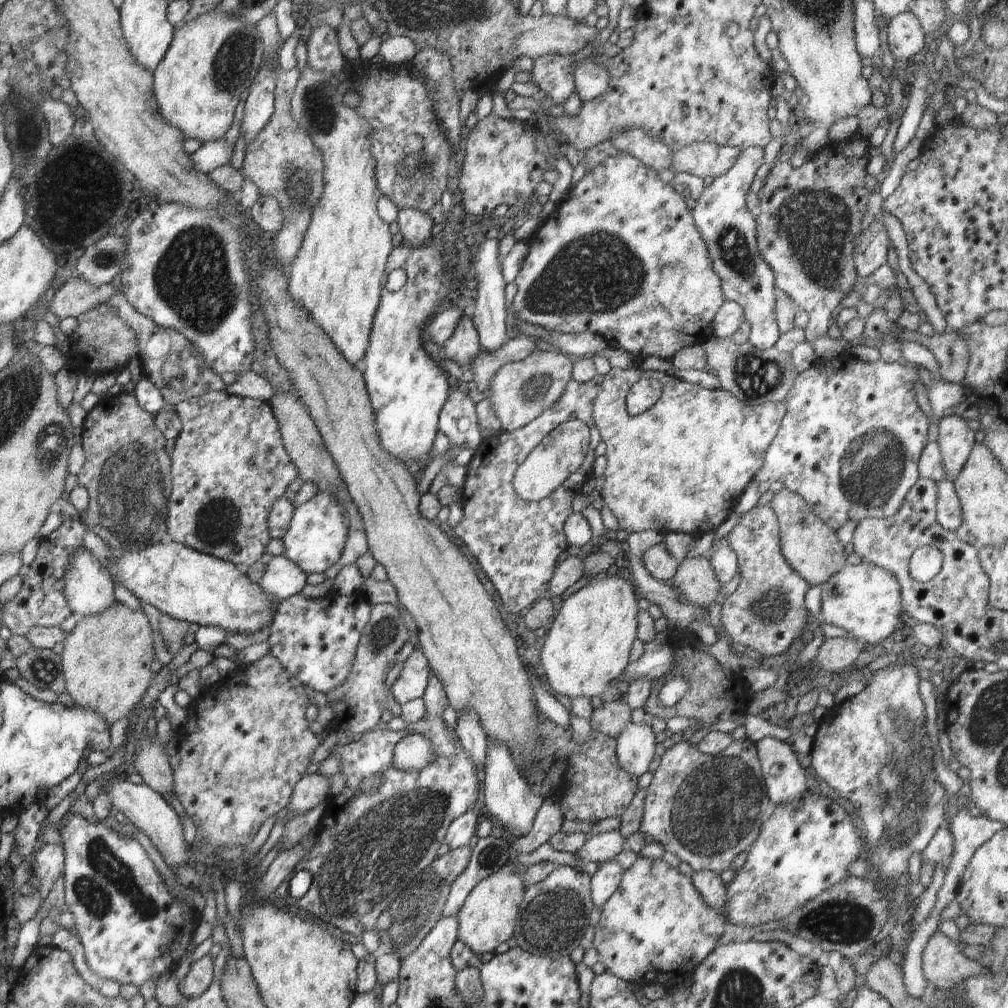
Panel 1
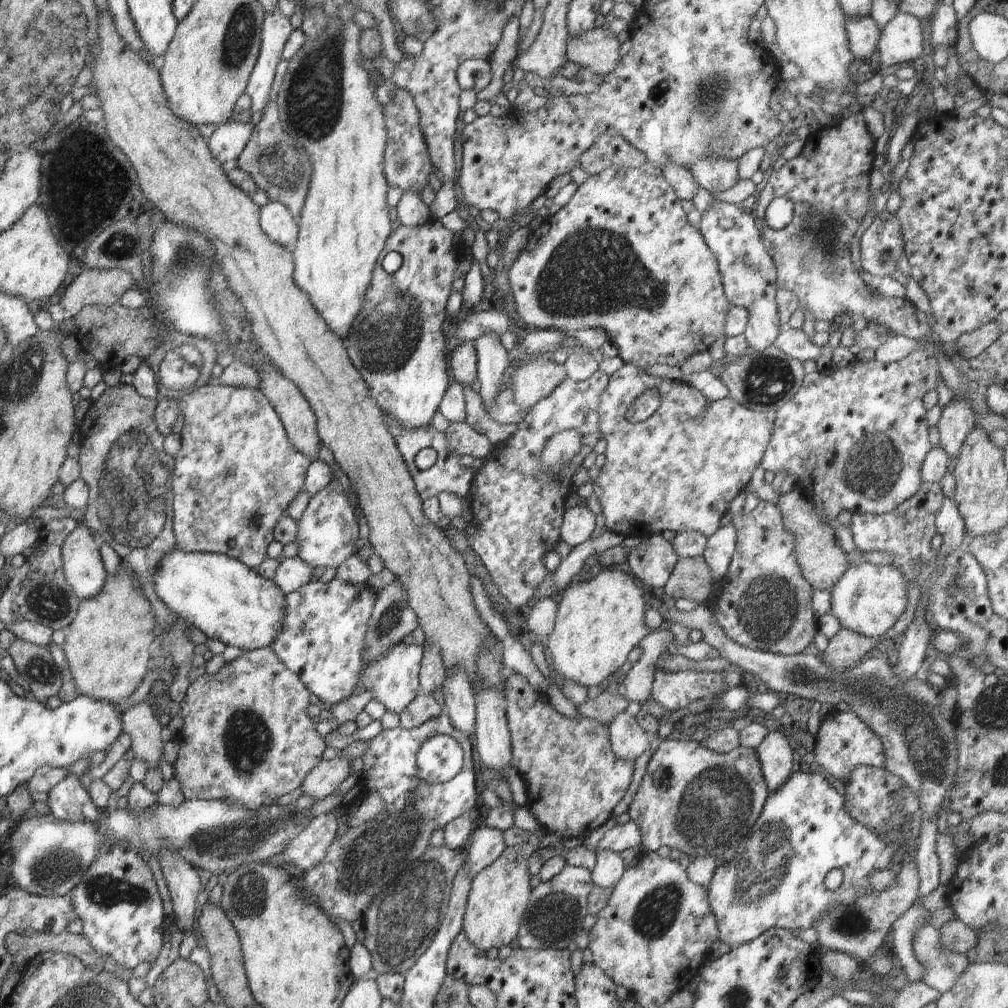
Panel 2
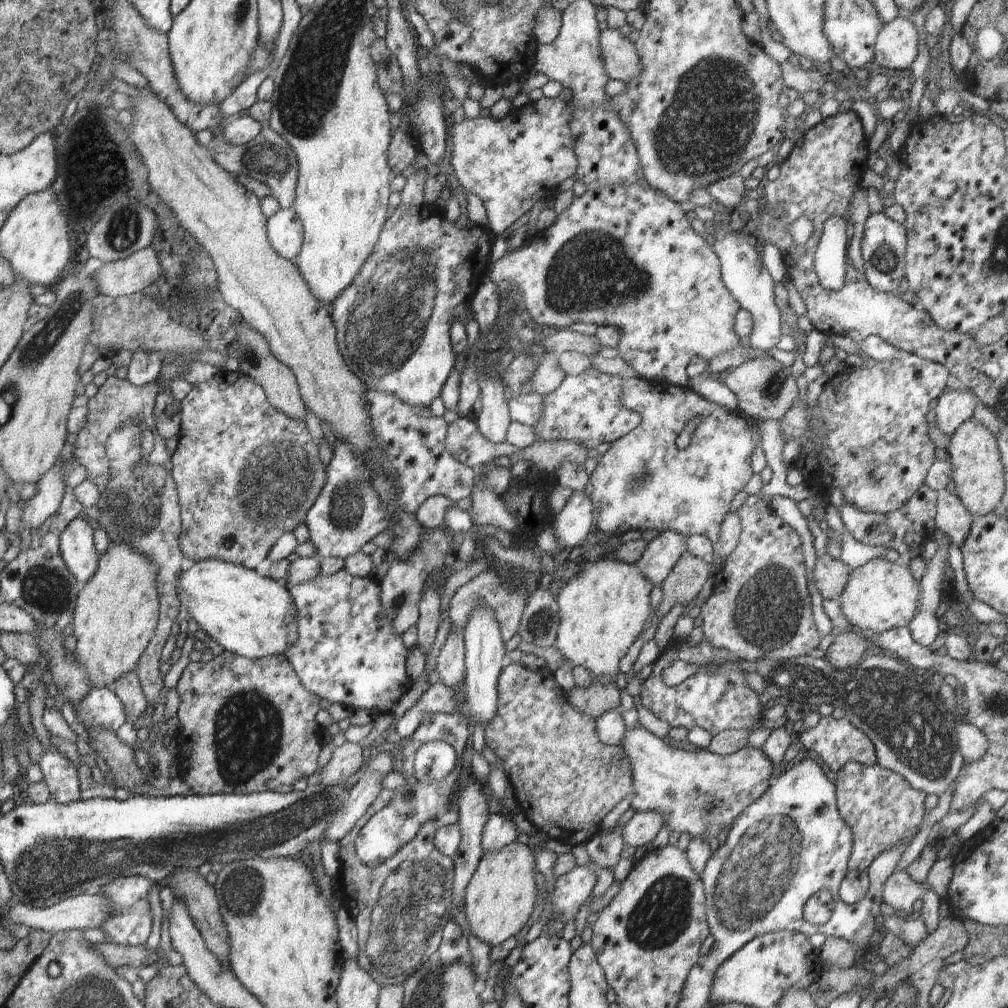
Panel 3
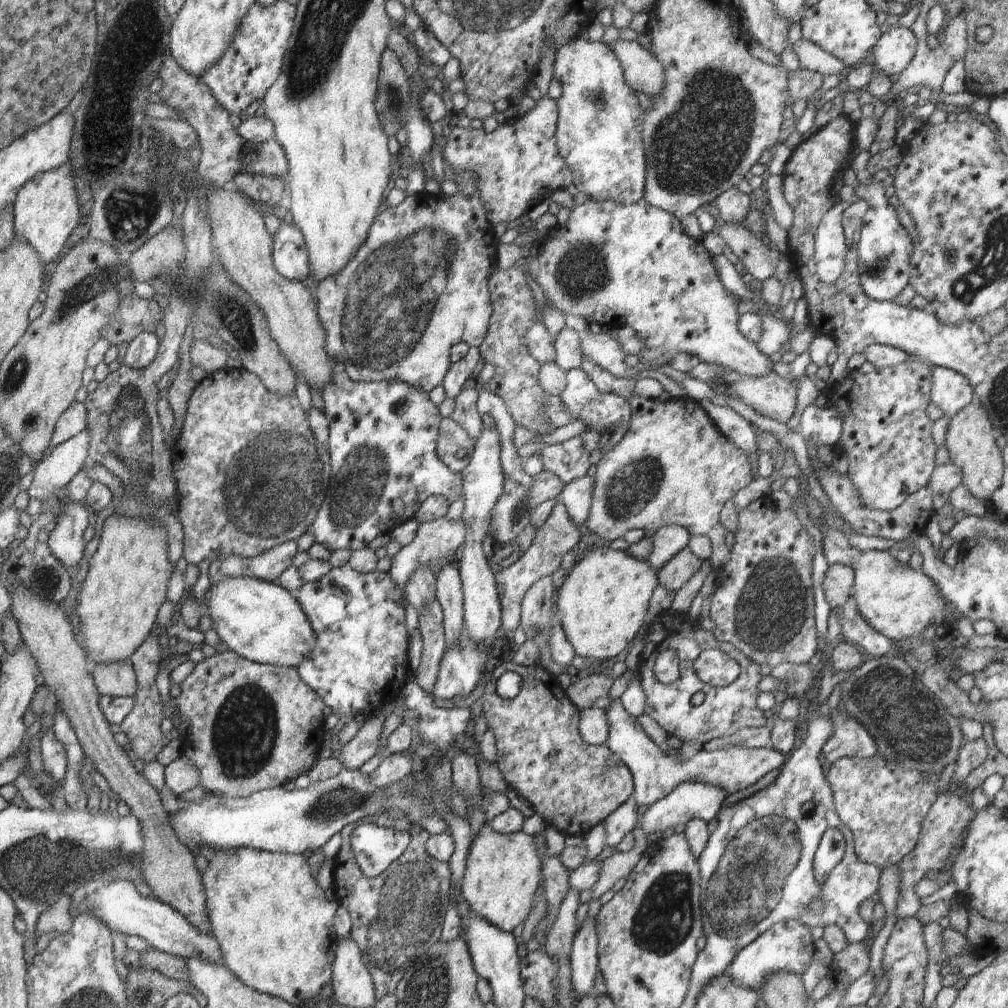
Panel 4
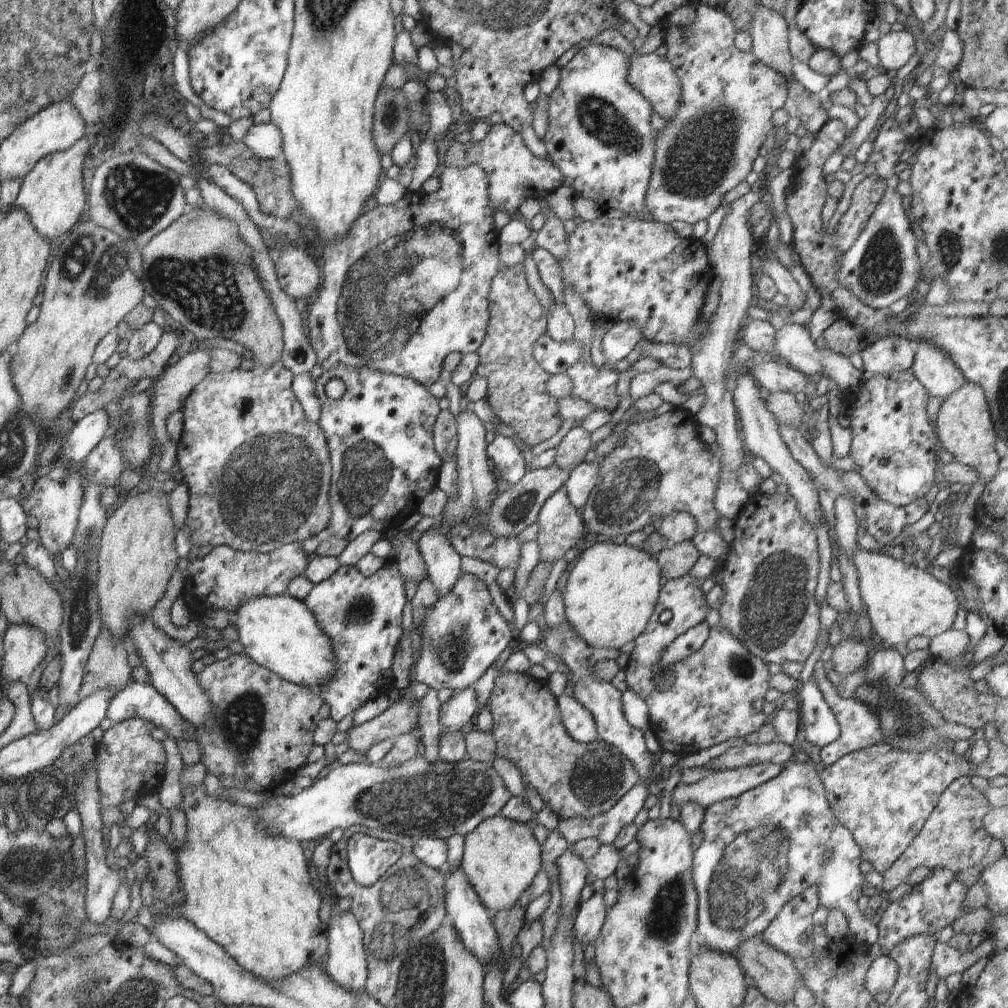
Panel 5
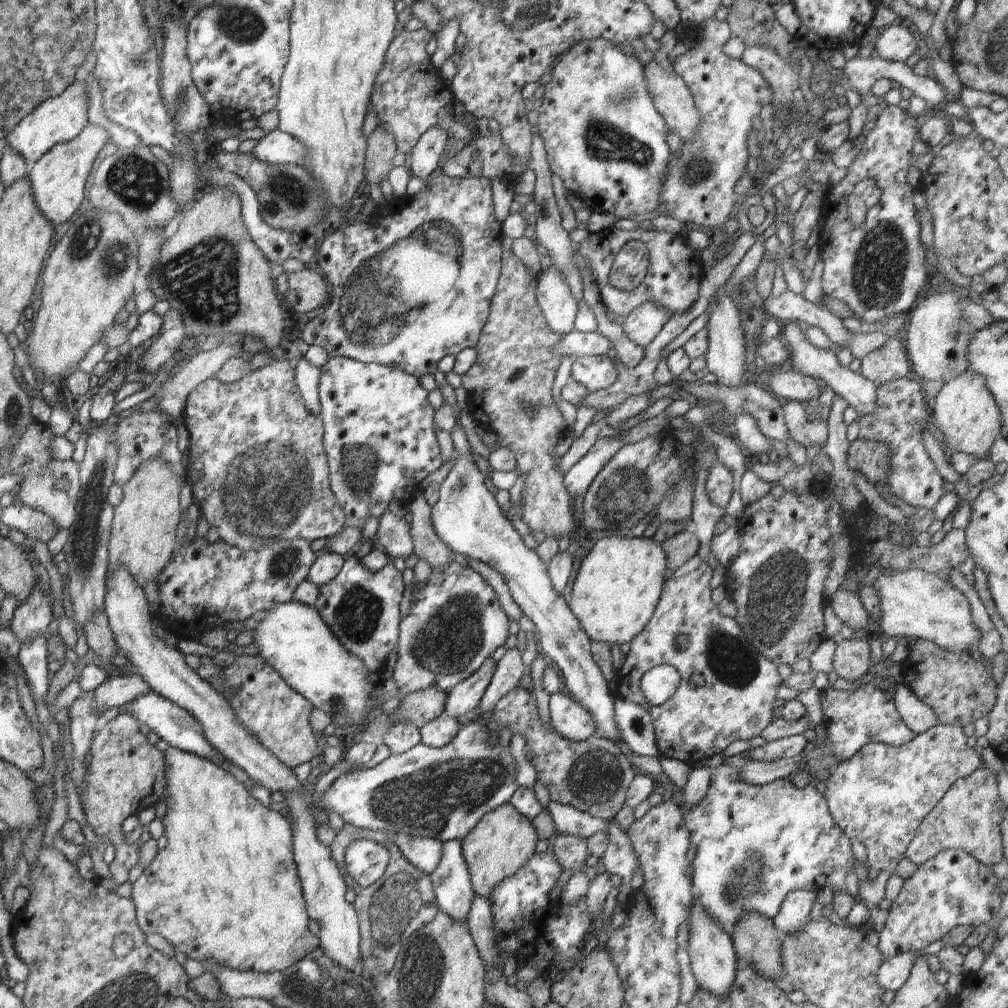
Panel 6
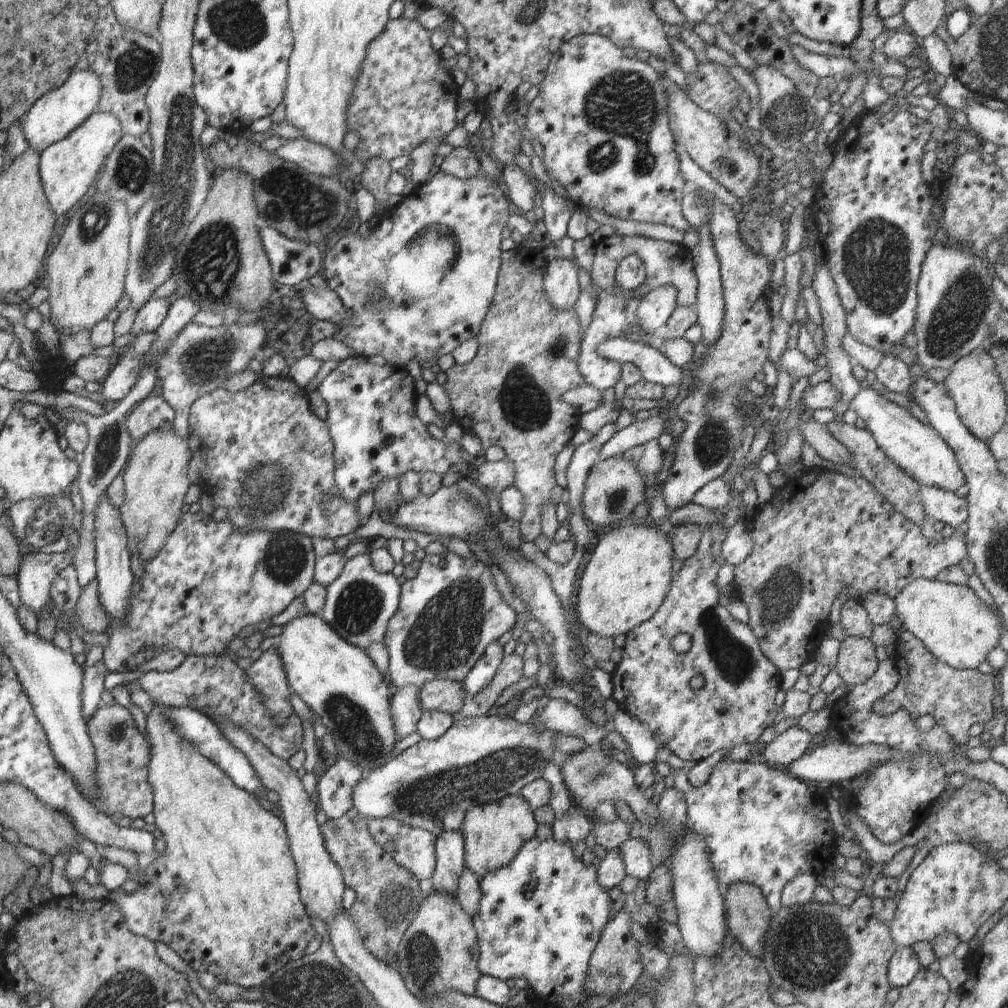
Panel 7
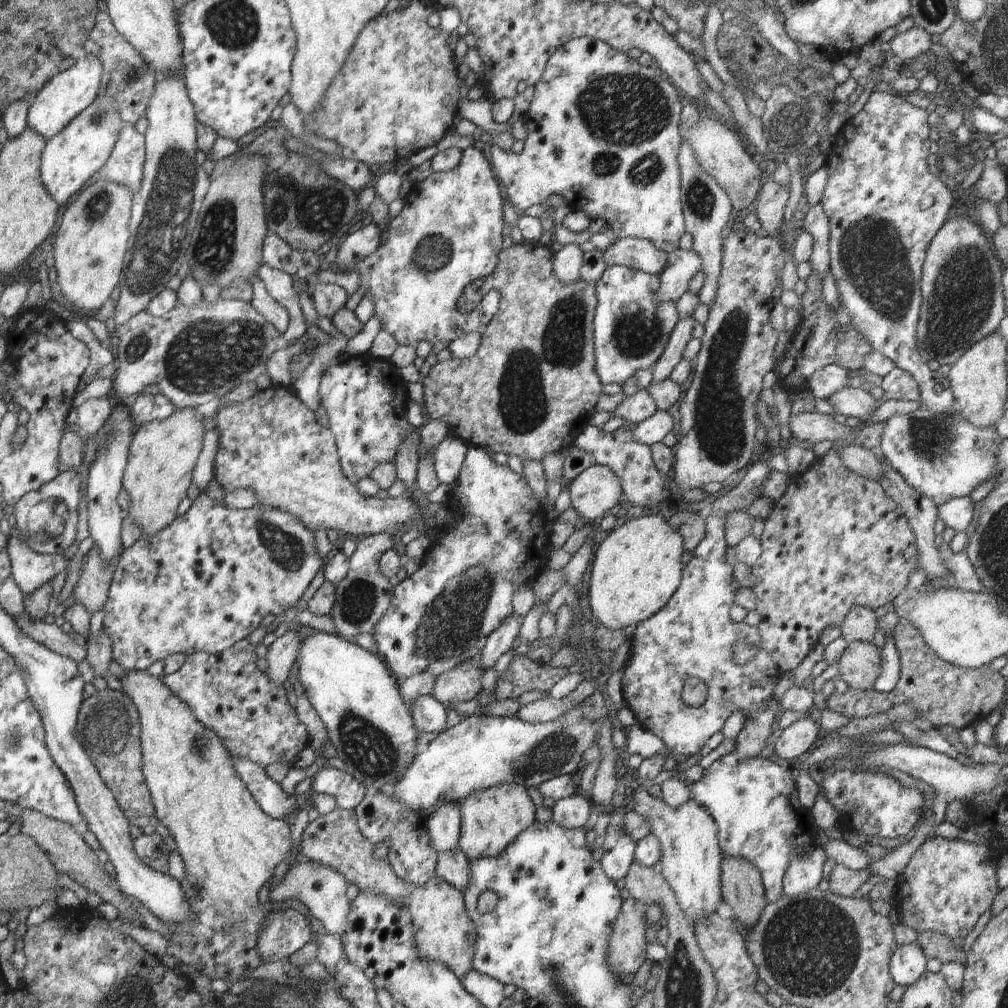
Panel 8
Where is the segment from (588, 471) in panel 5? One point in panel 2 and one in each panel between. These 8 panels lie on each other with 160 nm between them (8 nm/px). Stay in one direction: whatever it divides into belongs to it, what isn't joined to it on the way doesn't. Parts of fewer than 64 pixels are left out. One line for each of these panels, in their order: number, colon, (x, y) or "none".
2: (578, 523)
3: (572, 524)
4: (576, 496)

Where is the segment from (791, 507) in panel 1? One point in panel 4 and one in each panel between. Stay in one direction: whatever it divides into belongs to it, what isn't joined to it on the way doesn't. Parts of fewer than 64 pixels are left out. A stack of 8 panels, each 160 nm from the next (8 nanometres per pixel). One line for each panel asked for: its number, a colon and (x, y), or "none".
2: (822, 562)
3: (831, 575)
4: (838, 580)

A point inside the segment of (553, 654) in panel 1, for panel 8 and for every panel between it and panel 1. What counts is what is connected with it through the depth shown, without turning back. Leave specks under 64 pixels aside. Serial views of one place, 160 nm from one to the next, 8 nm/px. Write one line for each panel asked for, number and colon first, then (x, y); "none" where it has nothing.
2: (599, 621)
3: (602, 610)
4: (603, 604)
5: (611, 592)
6: (617, 589)
7: (628, 577)
8: (636, 570)

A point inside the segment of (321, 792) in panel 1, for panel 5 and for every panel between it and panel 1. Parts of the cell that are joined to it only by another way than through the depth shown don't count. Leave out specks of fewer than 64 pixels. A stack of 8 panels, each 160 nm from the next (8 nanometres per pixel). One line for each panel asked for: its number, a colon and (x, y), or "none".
2: (324, 779)
3: (347, 759)
4: (365, 744)
5: (400, 718)

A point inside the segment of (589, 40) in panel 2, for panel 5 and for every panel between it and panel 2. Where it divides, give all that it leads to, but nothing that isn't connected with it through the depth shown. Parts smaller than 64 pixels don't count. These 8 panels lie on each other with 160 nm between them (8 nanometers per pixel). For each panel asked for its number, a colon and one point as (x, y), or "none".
3: (621, 61)
4: (642, 72)
5: (653, 76)

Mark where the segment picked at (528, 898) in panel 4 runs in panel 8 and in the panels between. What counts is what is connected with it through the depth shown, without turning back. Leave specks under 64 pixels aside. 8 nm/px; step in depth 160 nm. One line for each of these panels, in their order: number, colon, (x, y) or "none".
5: (501, 858)
6: (502, 842)
7: (493, 833)
8: (491, 818)

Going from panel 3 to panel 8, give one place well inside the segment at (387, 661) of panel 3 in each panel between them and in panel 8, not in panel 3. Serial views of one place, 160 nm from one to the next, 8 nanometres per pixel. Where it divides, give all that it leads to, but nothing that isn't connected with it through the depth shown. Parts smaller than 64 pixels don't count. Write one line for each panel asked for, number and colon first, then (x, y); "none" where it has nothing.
4: (359, 663)
5: (361, 614)
6: (361, 607)
7: (359, 604)
8: (362, 597)

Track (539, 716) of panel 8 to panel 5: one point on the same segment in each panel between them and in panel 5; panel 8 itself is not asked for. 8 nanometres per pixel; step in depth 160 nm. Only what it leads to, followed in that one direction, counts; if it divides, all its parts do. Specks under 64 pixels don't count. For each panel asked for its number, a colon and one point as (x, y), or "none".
5: (579, 723)
6: (569, 718)
7: (560, 716)

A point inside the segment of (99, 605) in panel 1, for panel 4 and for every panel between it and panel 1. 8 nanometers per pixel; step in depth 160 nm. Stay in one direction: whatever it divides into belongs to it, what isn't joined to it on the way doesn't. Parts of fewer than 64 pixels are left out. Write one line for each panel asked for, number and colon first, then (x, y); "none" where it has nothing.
2: (84, 569)
3: (76, 542)
4: (65, 541)

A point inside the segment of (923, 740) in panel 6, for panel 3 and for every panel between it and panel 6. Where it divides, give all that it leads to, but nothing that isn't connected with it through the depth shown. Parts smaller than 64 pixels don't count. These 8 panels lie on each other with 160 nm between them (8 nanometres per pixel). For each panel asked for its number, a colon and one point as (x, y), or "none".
3: (882, 810)
4: (884, 805)
5: (883, 796)

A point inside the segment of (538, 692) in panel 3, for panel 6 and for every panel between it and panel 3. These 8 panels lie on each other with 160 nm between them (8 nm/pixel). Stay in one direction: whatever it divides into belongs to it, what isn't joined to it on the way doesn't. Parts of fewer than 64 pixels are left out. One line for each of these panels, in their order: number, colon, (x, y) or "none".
4: (540, 754)
5: (573, 779)
6: (593, 776)

